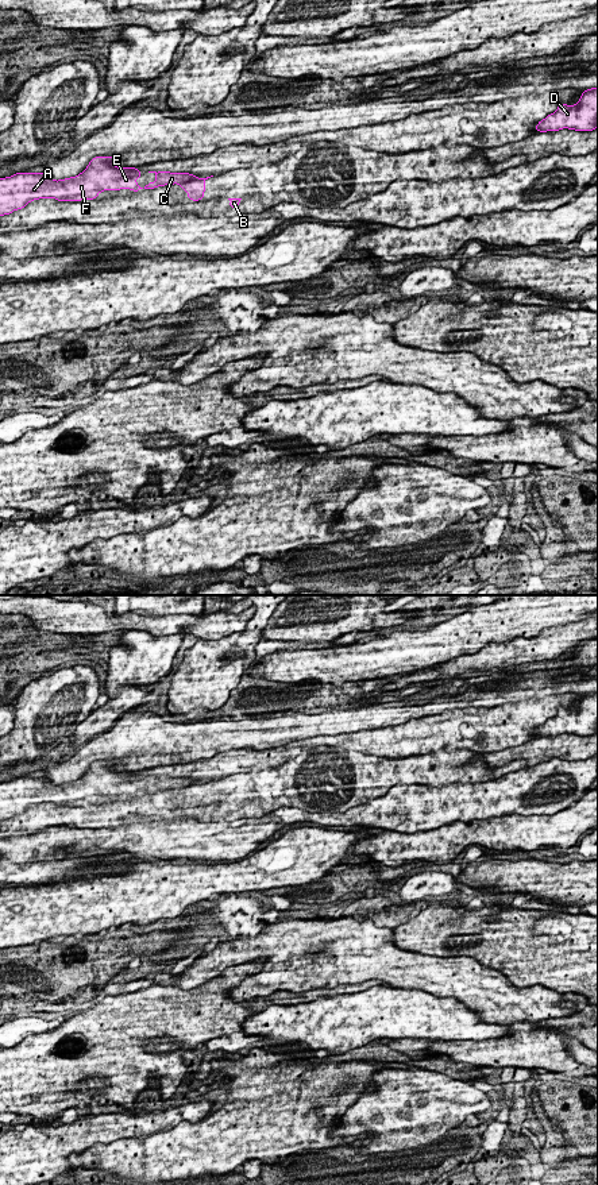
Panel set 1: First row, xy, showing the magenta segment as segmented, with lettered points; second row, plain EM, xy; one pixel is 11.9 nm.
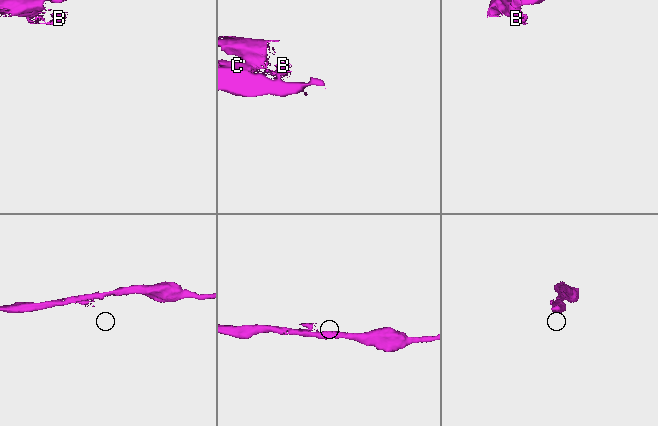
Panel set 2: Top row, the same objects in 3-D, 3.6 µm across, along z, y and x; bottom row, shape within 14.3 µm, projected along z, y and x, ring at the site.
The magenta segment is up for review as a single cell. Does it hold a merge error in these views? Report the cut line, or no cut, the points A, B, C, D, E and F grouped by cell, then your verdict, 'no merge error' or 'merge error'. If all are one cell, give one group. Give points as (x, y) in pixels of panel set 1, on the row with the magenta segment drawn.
cut xy (196, 177), (181, 185); groups A C D E F / B; merge error

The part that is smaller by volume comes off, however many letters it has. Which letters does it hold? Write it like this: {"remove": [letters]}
{"remove": ["B"]}

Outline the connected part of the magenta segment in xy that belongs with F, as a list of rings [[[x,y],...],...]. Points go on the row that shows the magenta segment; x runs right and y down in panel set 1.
[[[119,155],[94,157],[86,169],[76,177],[55,181],[46,173],[16,173],[11,177],[0,178],[0,216],[9,215],[16,209],[23,209],[28,202],[39,198],[55,198],[58,201],[94,200],[103,190],[131,189],[134,193],[143,189],[136,184],[142,173],[136,167],[116,167],[113,161]]]

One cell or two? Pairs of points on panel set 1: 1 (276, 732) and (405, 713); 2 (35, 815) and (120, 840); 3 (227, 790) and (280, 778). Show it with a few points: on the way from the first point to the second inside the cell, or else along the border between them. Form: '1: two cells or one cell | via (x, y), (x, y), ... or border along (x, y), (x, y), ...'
1: one cell | via (308, 725), (373, 717)
2: two cells | border along (56, 826), (111, 828)
3: one cell | via (240, 787), (266, 784)

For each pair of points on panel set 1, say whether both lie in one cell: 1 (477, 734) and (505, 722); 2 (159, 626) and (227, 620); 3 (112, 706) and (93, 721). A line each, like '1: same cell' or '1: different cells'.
1: same cell
2: same cell
3: same cell

